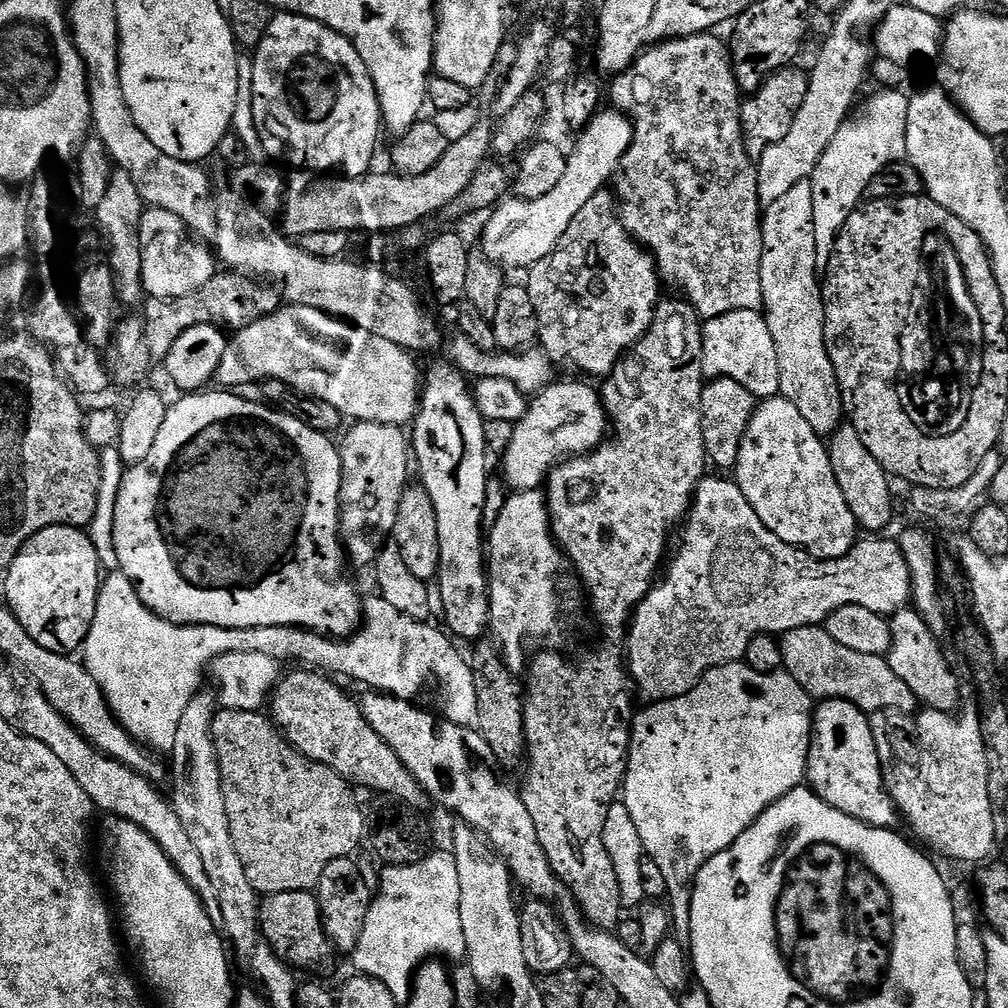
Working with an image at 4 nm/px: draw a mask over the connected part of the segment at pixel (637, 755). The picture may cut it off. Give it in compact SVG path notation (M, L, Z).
M737 662L723 664L714 670L710 670L686 694L678 698L652 702L647 705L645 712L637 711L632 721L632 741L628 747L628 769L624 775L624 787L622 789L622 803L630 812L630 819L638 830L638 838L642 838L644 854L662 870L666 877L667 907L672 918L672 932L675 939L681 942L690 941L690 902L692 901L692 885L696 882L696 875L722 850L726 850L733 844L744 831L765 811L771 804L778 802L790 790L801 787L805 783L808 770L808 747L812 741L812 714L814 711L813 697L808 695L789 672L783 670L762 674L754 670L749 664Z

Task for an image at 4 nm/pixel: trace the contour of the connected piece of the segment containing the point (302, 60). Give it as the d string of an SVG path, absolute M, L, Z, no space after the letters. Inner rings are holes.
M280 12L273 15L252 62L254 126L268 158L285 160L293 169L313 174L369 175L382 133L380 103L366 62L358 58L358 50L346 37L317 20Z

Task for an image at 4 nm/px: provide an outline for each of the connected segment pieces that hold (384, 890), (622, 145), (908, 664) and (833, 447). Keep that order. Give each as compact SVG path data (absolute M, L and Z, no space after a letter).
M429 851L417 864L405 862L385 867L366 914L366 926L362 926L362 938L358 938L358 946L350 953L356 967L353 969L377 980L393 999L404 1002L411 997L412 981L421 964L433 958L463 961L465 957L458 866L454 866L451 851Z
M619 110L607 111L597 112L583 131L575 137L577 138L576 145L573 146L572 152L570 148L567 153L566 174L562 174L562 182L558 182L558 186L554 186L554 190L550 190L550 194L542 194L542 198L533 200L505 199L487 217L487 219L489 218L488 225L484 228L484 237L480 240L481 245L479 244L486 258L490 258L505 270L511 270L511 268L531 270L538 262L542 262L542 258L546 258L555 250L562 234L566 234L570 222L574 222L574 214L578 214L578 210L582 210L582 206L586 206L586 202L590 202L590 198L594 198L594 194L605 191L607 184L604 183L607 180L609 183L615 177L616 170L620 166L620 159L626 154L632 141L632 121Z
M905 606L892 613L890 617L892 645L886 657L890 670L914 690L921 705L939 712L955 713L960 704L960 680L952 673L944 652L940 649L937 637L930 630L928 623L920 617L915 607Z
M850 423L841 424L830 438L827 445L830 466L834 466L834 478L838 478L838 486L842 489L842 498L846 498L846 506L850 506L850 514L854 514L857 525L864 528L865 533L880 534L884 527L892 520L892 484L887 472L866 450L866 445L862 443L862 437L858 435L858 430Z

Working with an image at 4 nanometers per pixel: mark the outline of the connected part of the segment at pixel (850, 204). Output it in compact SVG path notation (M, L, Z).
M880 92L864 105L861 103L834 134L830 146L822 154L810 177L814 194L814 242L816 243L816 271L823 274L834 251L836 237L852 212L864 200L870 178L887 164L901 163L907 157L906 114L908 96L900 92Z

